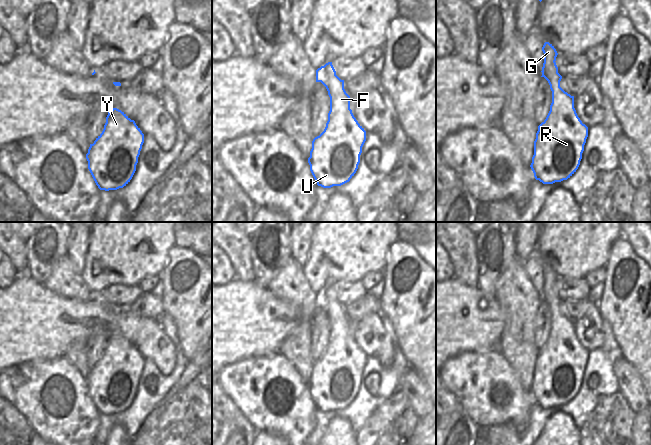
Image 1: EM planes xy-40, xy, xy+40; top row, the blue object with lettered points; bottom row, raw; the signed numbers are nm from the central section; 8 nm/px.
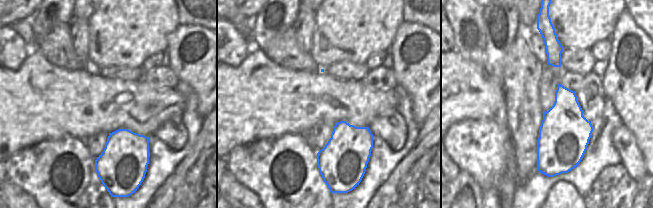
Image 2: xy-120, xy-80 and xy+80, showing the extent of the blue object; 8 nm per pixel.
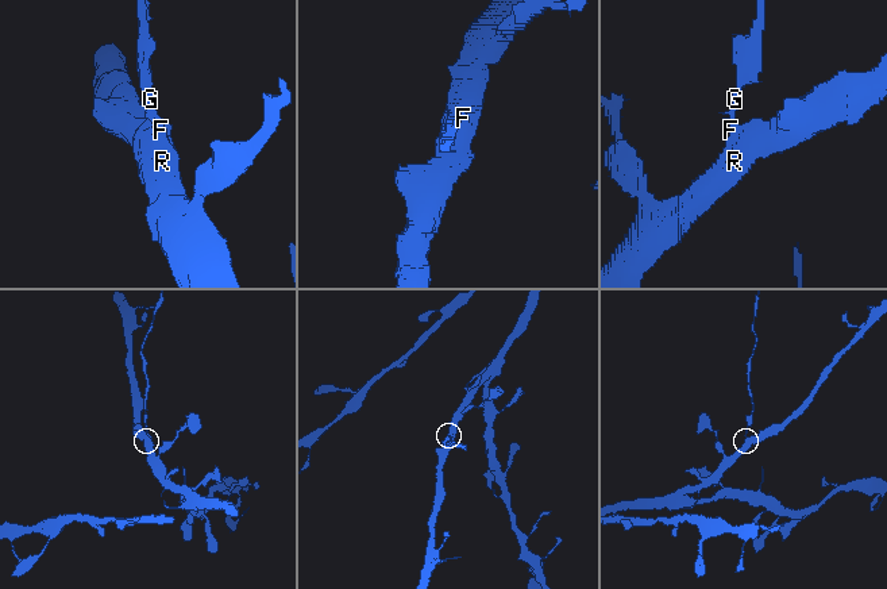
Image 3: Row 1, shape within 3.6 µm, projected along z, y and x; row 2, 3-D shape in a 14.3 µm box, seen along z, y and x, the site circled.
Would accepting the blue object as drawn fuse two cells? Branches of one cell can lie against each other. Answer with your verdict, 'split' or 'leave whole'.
split

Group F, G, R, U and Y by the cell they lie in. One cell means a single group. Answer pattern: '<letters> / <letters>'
F R U Y / G

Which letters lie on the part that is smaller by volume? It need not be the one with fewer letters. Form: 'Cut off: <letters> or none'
Cut off: G

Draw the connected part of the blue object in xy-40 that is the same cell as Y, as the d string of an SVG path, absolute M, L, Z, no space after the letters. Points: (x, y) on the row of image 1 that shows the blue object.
M117 108L108 112L102 133L90 144L86 154L88 169L100 190L117 190L130 182L136 171L143 143L144 134L134 120Z

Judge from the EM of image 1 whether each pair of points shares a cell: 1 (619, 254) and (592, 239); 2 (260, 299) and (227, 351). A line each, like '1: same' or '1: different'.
1: different
2: same

